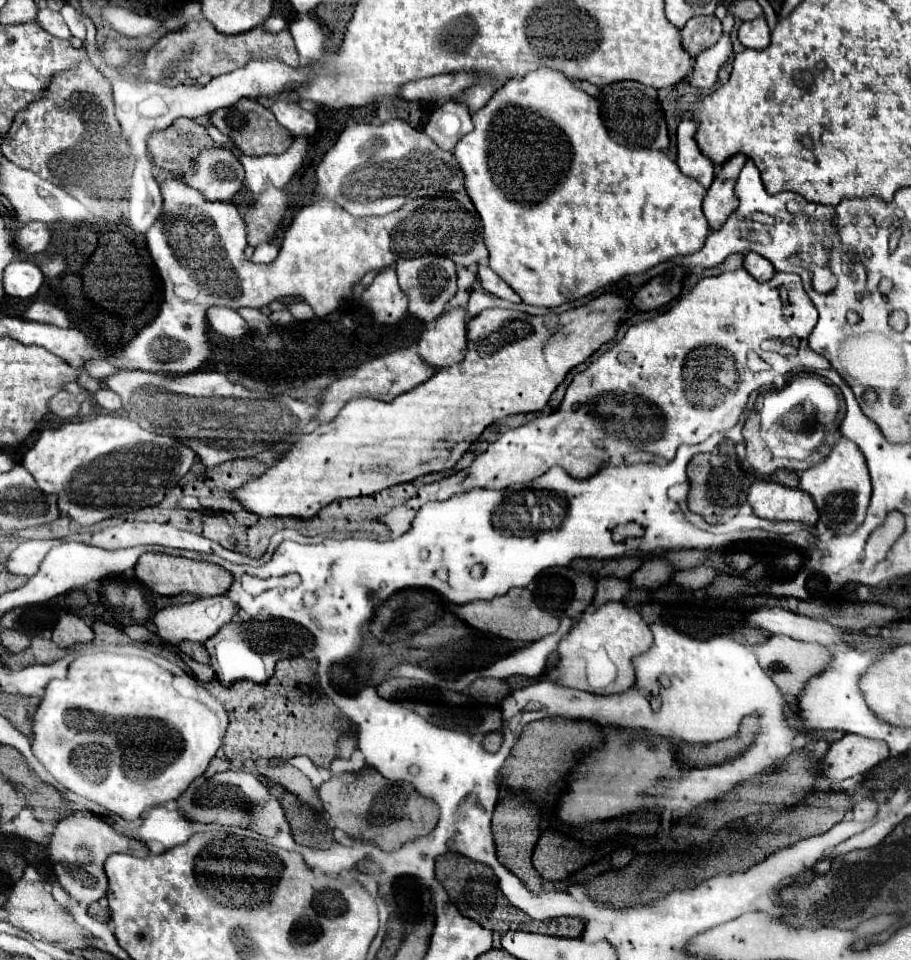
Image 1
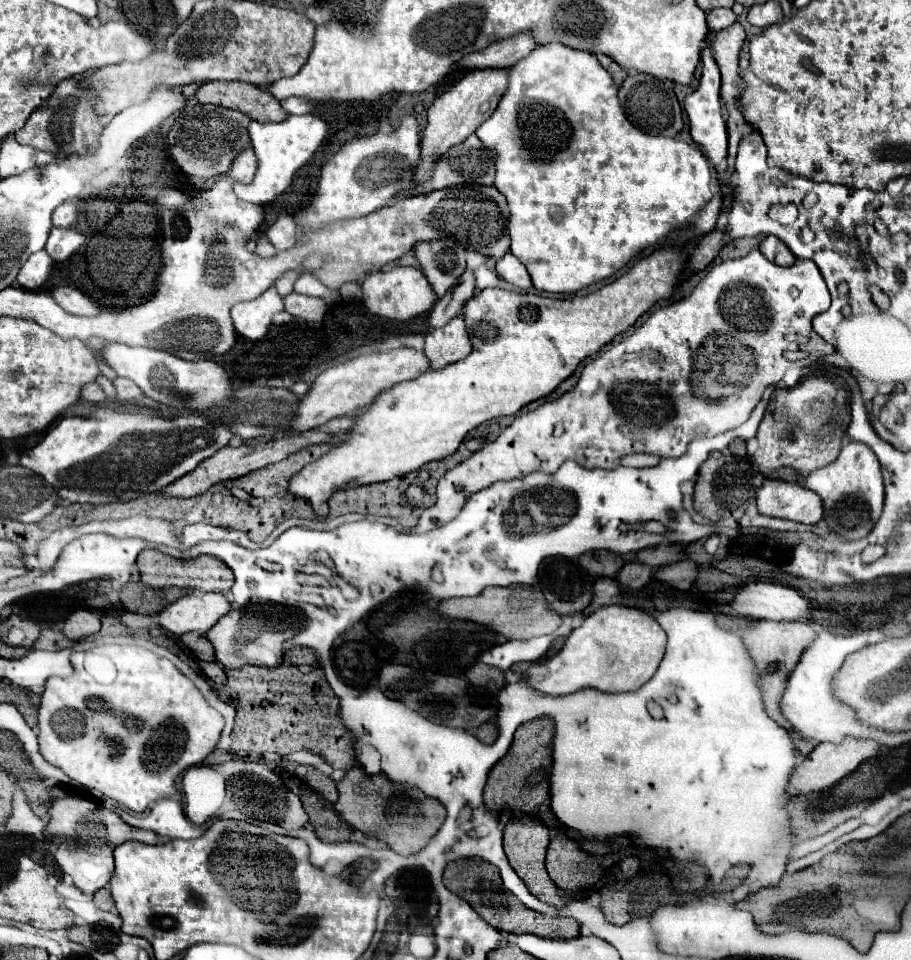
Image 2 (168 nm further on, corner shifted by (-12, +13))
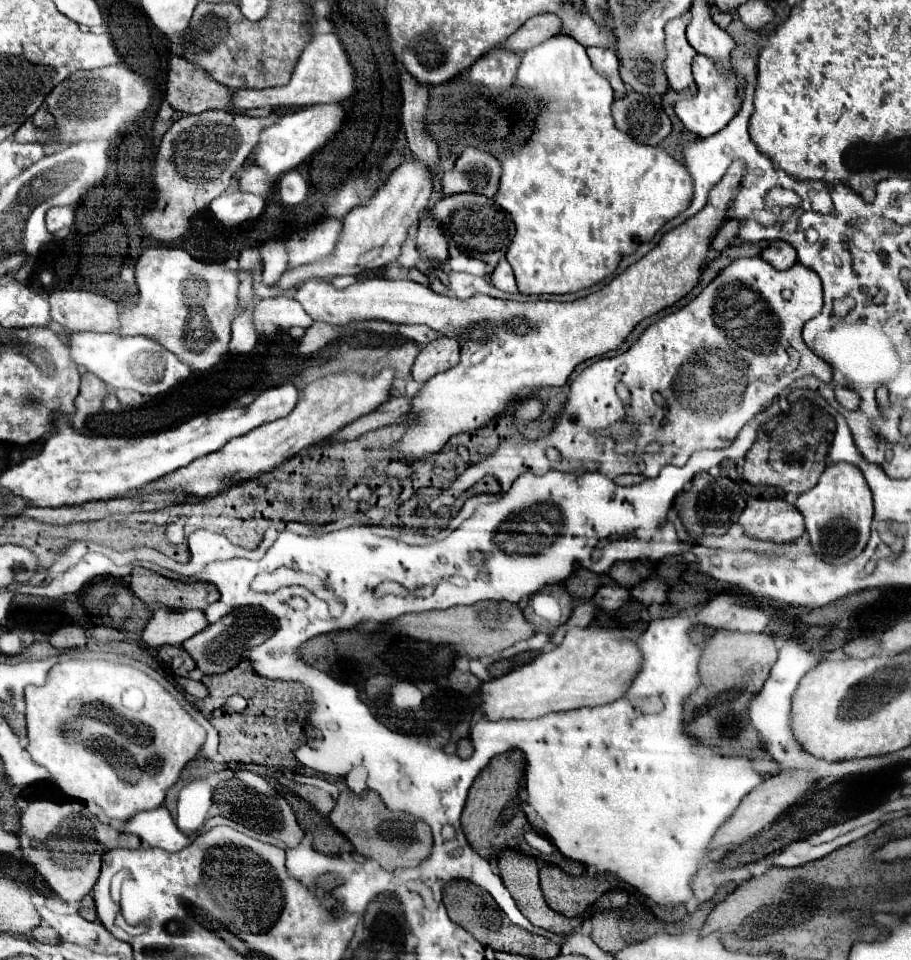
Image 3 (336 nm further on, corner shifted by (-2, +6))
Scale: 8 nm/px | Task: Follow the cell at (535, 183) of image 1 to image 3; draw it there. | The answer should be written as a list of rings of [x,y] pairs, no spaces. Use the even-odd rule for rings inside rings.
[[[556,35],[528,51],[524,51],[522,55],[522,65],[516,73],[516,83],[520,85],[522,91],[536,91],[540,101],[546,105],[542,109],[542,113],[536,117],[536,131],[534,131],[534,137],[520,149],[516,149],[514,153],[504,153],[500,157],[500,163],[502,163],[502,179],[500,179],[500,187],[498,187],[498,193],[496,193],[496,203],[500,207],[504,207],[512,219],[514,219],[514,225],[516,225],[516,235],[508,247],[508,253],[506,253],[506,259],[508,263],[512,265],[514,269],[514,277],[516,277],[516,285],[518,285],[518,291],[520,293],[550,293],[550,295],[556,295],[556,293],[576,293],[580,289],[586,289],[586,287],[592,287],[600,281],[604,281],[608,275],[612,275],[618,267],[618,263],[622,261],[622,257],[630,255],[636,251],[636,247],[640,243],[646,243],[650,241],[656,231],[666,223],[670,221],[672,217],[680,215],[692,201],[692,177],[688,175],[686,167],[682,163],[678,163],[672,155],[668,155],[662,147],[650,147],[650,145],[640,145],[636,143],[632,137],[624,135],[622,131],[616,129],[614,125],[614,119],[612,119],[612,101],[614,101],[614,95],[612,95],[612,87],[610,83],[598,75],[592,65],[590,65],[590,59],[586,55],[586,49],[570,35]]]

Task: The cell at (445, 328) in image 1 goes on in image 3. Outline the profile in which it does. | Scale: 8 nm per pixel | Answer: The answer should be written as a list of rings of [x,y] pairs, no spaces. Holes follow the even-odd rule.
[[[438,337],[436,341],[428,343],[424,351],[418,353],[416,363],[412,367],[412,377],[418,383],[426,383],[436,373],[448,371],[460,359],[460,347],[450,337]]]

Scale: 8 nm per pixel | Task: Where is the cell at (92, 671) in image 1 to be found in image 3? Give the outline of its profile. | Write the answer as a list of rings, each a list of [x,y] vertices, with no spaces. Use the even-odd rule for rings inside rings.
[[[64,659],[60,663],[56,663],[50,673],[48,673],[48,679],[42,687],[36,687],[36,685],[28,685],[24,689],[24,699],[26,699],[26,725],[28,725],[28,753],[30,757],[46,767],[50,771],[50,775],[54,777],[56,785],[72,799],[78,799],[78,801],[86,801],[90,805],[96,805],[108,819],[130,819],[132,815],[136,815],[136,811],[148,811],[148,809],[156,809],[162,805],[164,797],[166,797],[166,791],[168,787],[172,787],[178,777],[180,777],[180,771],[184,769],[184,765],[188,761],[194,759],[194,755],[198,753],[198,749],[202,747],[204,739],[206,739],[206,731],[176,703],[176,699],[158,683],[154,681],[150,675],[146,675],[144,671],[136,669],[136,667],[130,667],[130,665],[124,665],[124,663],[114,663],[114,661],[104,661],[104,659],[90,659],[90,661],[84,661],[84,659]],[[152,759],[160,759],[160,771],[156,771],[156,775],[152,775],[152,771],[144,771],[144,767],[148,767],[148,763],[152,763]]]

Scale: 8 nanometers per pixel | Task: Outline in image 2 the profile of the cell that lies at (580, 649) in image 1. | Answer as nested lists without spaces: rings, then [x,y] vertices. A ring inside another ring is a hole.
[[[610,604],[592,612],[582,626],[572,630],[564,648],[546,660],[546,676],[528,676],[528,680],[540,692],[554,696],[570,694],[588,686],[602,692],[628,692],[640,688],[654,676],[664,656],[664,648],[666,632],[648,612]]]

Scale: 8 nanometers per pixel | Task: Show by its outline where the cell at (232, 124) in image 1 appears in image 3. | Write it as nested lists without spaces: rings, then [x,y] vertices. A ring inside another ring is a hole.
[[[170,55],[168,63],[168,83],[166,83],[166,101],[174,111],[182,113],[202,113],[208,109],[224,109],[232,111],[230,89],[214,81],[202,67],[186,61],[180,55]]]

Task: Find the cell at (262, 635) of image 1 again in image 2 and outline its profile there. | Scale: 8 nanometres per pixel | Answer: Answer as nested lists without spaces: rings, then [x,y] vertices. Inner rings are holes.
[[[250,604],[224,614],[208,632],[206,638],[214,644],[216,660],[224,668],[242,668],[248,664],[276,668],[282,662],[286,642],[304,628],[304,614],[298,608],[284,604]]]

